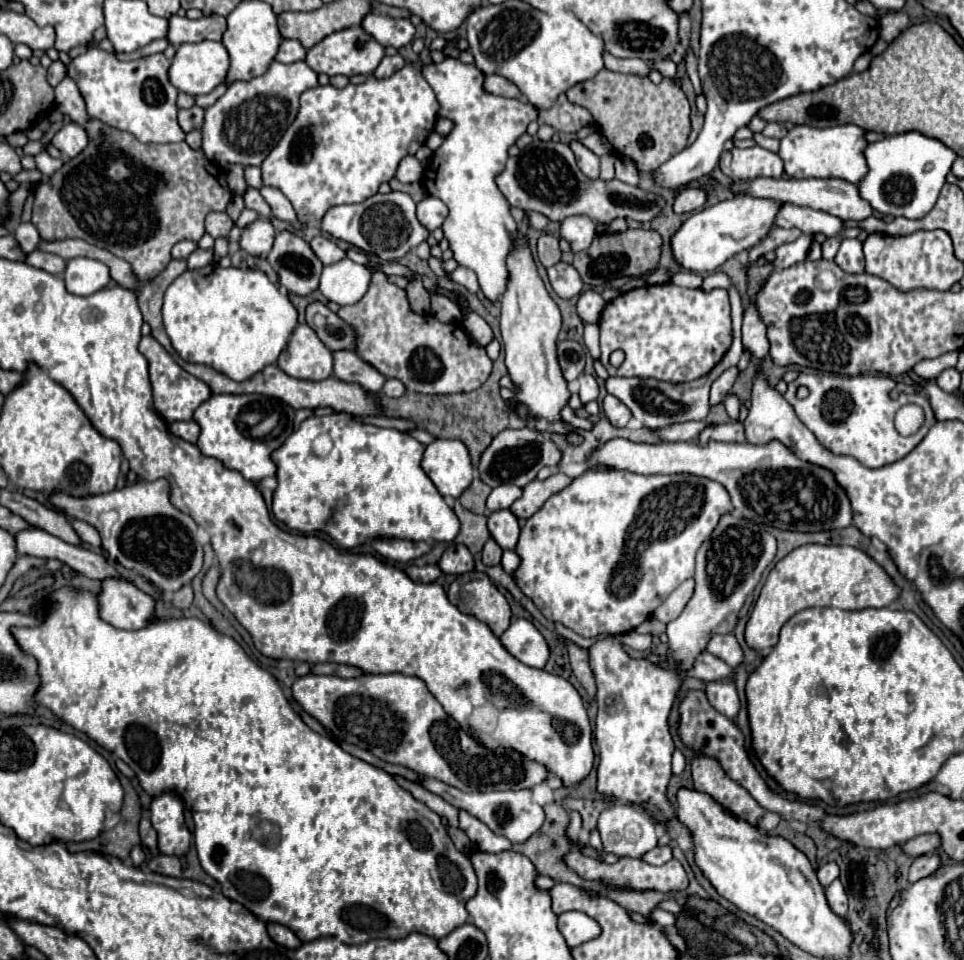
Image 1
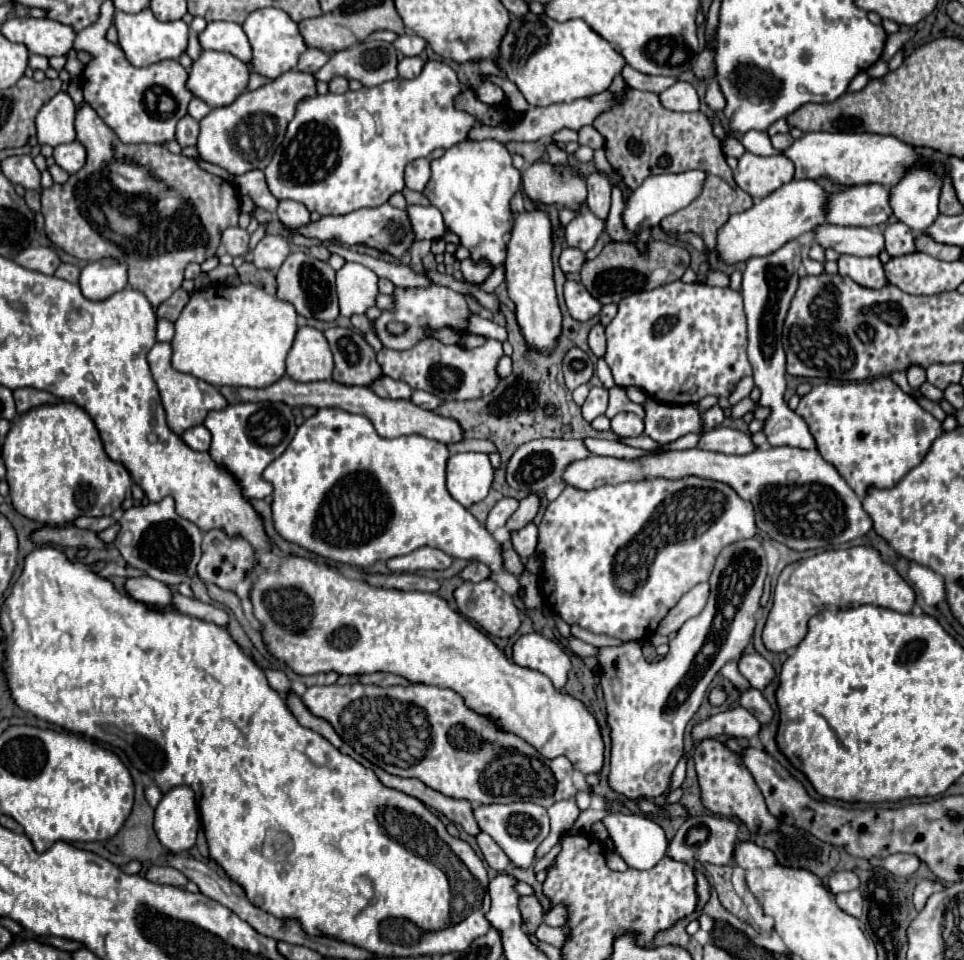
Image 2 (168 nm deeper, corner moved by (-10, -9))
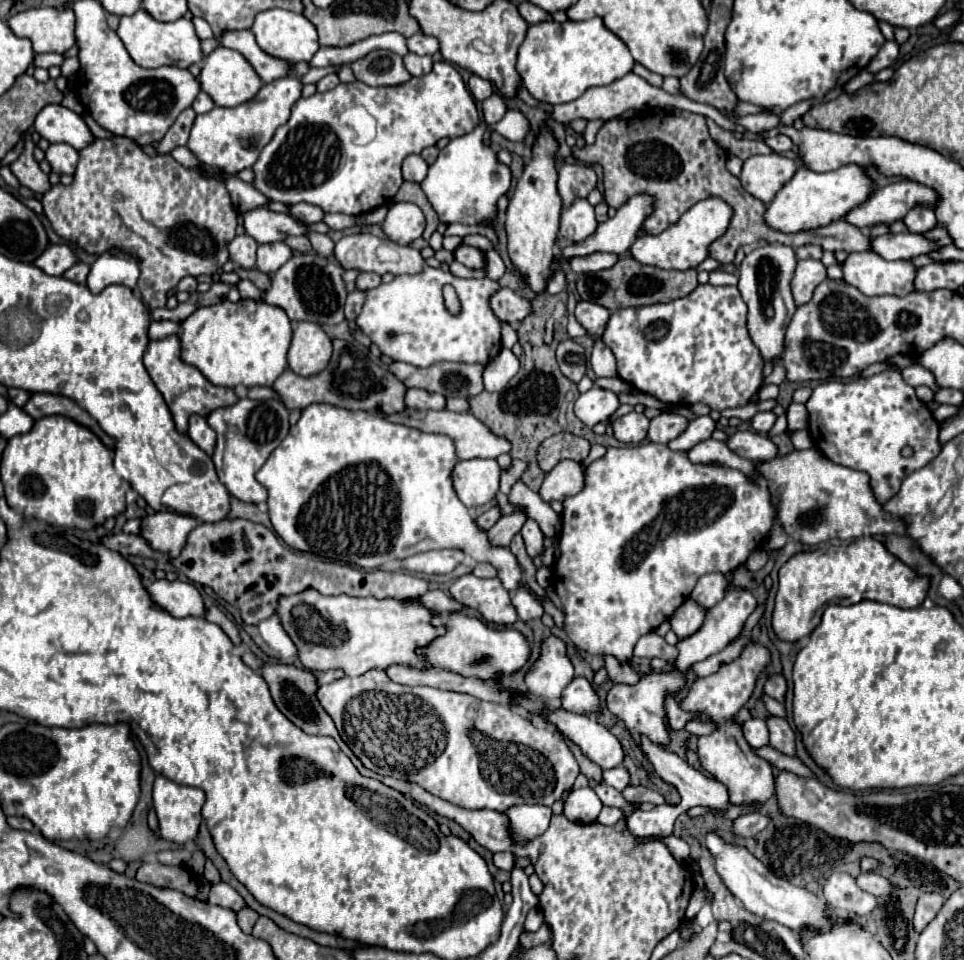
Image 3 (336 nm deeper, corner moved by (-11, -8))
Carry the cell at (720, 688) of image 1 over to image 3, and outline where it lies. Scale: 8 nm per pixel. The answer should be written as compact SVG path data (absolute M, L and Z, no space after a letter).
M750 719L750 721L742 723L742 731L744 731L744 737L752 749L760 749L760 747L770 745L768 727L766 727L764 719Z

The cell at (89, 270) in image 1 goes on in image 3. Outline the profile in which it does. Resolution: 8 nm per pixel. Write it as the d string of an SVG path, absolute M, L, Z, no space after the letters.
M106 251L100 255L94 265L90 267L88 275L88 289L92 293L100 293L108 285L124 285L136 289L140 277L140 267L130 255L120 255L116 251Z

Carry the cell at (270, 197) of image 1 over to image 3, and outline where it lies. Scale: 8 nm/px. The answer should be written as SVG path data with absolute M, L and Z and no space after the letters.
M298 203L298 205L292 205L290 207L290 211L292 211L292 215L296 217L296 219L300 219L302 223L318 223L318 221L322 221L322 217L324 217L324 211L320 209L320 207L316 207L316 205L310 205L310 203Z

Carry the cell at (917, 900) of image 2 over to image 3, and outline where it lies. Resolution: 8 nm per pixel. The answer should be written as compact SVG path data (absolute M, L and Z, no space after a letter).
M924 893L918 899L916 905L916 915L914 915L914 931L922 933L926 929L926 925L936 917L936 913L940 911L944 899L938 893Z

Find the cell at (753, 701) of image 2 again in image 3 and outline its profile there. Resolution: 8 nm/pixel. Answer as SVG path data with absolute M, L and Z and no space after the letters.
M770 717L766 723L770 729L770 745L788 757L796 757L796 735L792 727L780 717Z

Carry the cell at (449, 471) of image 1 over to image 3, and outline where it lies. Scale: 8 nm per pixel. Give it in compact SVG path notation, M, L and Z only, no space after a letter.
M494 459L458 461L452 479L460 501L466 507L480 507L498 493L500 467Z

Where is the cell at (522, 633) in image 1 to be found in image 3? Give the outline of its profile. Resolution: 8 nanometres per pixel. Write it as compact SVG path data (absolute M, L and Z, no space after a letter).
M550 635L542 647L540 659L526 675L528 693L548 703L556 703L564 687L572 679L574 679L574 669L572 663L566 659L566 643L560 637Z

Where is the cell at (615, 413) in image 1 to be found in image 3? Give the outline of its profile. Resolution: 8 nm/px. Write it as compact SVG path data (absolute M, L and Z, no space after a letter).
M628 413L620 419L614 421L612 425L614 429L614 437L622 443L640 443L646 439L646 433L648 433L648 419L642 415L642 413Z

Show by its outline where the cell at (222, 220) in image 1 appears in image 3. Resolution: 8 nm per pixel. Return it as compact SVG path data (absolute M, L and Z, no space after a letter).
M238 235L228 245L230 261L238 263L242 269L252 269L256 263L256 249L258 249L258 243L252 237Z

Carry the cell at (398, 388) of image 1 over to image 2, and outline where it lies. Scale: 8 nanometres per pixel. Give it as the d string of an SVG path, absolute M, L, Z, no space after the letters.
M413 390L411 402L425 408L425 410L435 410L443 400L439 400L435 394L429 394L429 392L423 392L423 390Z

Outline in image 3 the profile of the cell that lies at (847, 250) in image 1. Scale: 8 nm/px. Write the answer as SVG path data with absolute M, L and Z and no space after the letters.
M850 253L842 263L844 281L864 295L906 297L914 291L918 267L910 261L886 261L878 253Z

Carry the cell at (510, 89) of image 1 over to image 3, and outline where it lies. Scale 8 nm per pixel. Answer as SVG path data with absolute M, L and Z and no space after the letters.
M470 75L470 79L468 79L468 89L470 89L470 93L474 95L474 99L476 101L484 101L486 97L490 97L492 95L492 83L490 81L486 81L486 79L482 79L482 77L478 77L478 75Z

